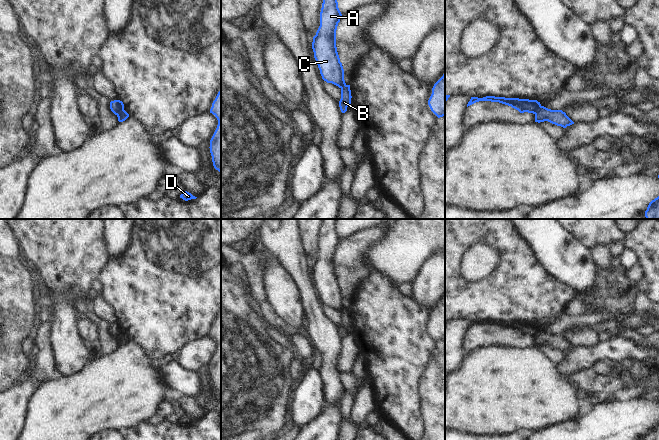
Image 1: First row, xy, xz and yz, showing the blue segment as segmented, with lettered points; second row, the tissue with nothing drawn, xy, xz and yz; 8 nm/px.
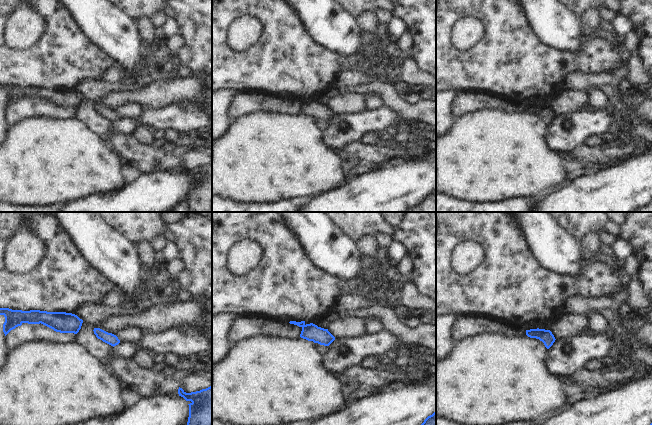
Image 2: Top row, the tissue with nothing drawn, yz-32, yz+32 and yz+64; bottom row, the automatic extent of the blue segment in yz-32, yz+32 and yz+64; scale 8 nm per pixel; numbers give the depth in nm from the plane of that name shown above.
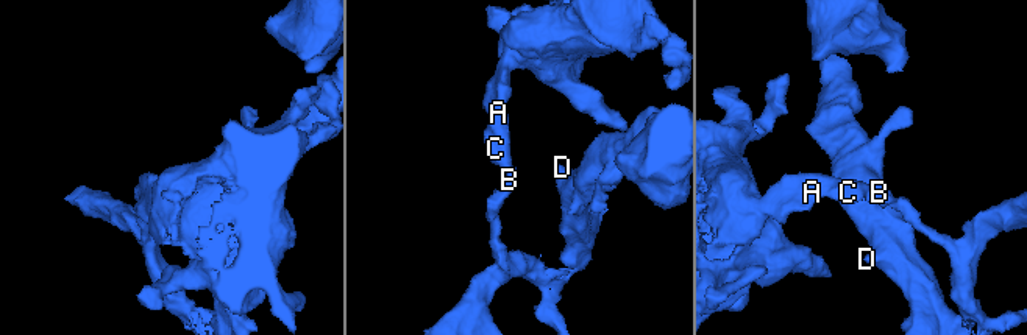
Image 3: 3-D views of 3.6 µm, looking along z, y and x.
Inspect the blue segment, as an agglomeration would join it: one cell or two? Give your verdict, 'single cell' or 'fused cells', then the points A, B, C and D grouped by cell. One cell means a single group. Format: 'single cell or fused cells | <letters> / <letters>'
fused cells | A C / B D

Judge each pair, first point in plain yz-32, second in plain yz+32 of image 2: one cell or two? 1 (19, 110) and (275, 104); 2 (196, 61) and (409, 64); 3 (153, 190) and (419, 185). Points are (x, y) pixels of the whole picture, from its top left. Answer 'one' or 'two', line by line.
1: one
2: two
3: one

